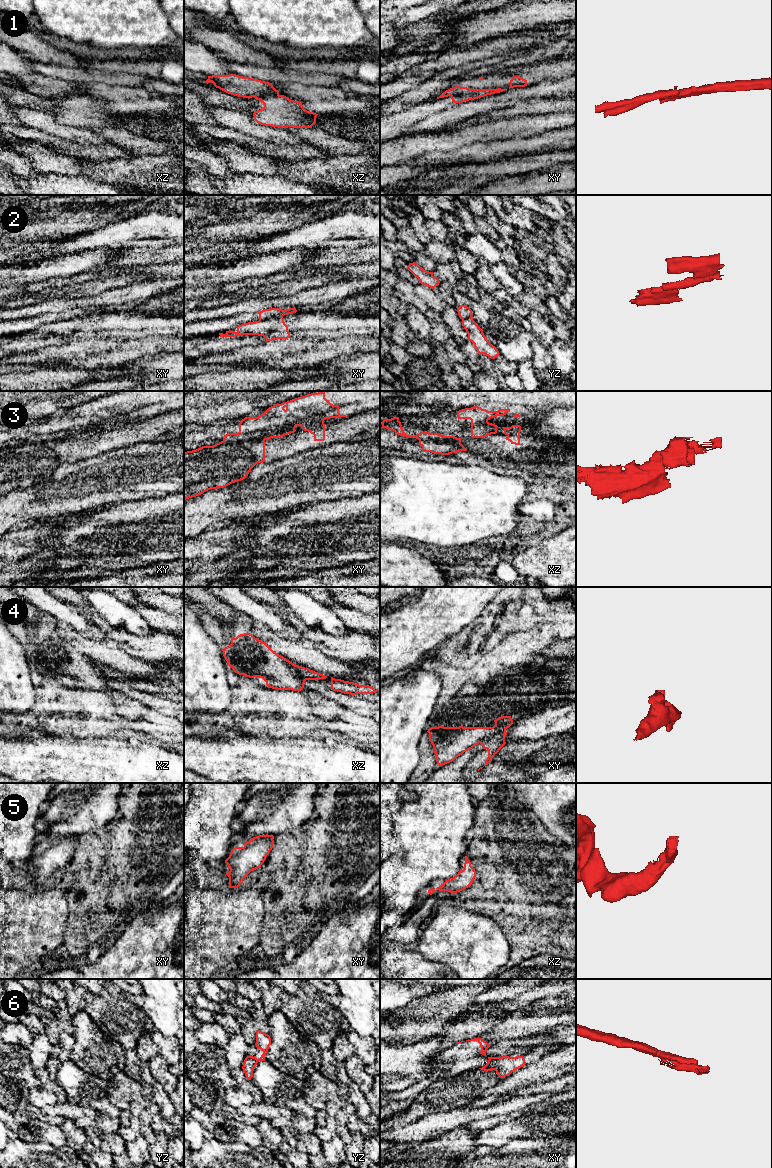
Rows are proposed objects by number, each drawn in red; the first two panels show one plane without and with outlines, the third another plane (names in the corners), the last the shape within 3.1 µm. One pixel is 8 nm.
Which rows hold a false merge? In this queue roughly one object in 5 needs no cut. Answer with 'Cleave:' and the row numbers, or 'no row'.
Cleave: 1, 2, 3, 4, 6

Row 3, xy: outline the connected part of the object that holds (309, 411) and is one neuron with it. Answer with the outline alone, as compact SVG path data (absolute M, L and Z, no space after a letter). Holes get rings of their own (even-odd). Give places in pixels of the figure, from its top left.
M325 392L311 393L292 399L281 404L269 407L258 417L245 417L239 423L238 433L228 433L224 435L223 441L251 441L268 440L271 438L281 438L295 432L297 426L301 426L304 431L314 435L314 441L325 440L325 419L347 417L339 413L339 406L333 405L325 398Z

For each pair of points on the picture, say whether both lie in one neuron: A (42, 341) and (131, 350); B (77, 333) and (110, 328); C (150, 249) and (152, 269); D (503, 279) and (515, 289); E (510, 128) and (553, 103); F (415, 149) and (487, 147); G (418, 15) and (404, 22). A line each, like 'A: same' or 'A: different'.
A: different
B: same
C: different
D: same
E: different
F: different
G: same

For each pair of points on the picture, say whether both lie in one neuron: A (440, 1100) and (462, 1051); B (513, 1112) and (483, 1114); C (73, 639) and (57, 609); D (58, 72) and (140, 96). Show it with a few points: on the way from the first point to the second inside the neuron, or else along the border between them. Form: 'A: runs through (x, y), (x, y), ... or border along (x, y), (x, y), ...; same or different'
A: border along (472, 1069), (455, 1076), (435, 1080), (428, 1086); different
B: runs through (506, 1112), (490, 1112); same
C: border along (59, 626), (78, 631), (90, 638); different
D: border along (76, 82), (84, 84), (105, 83), (117, 87); different

